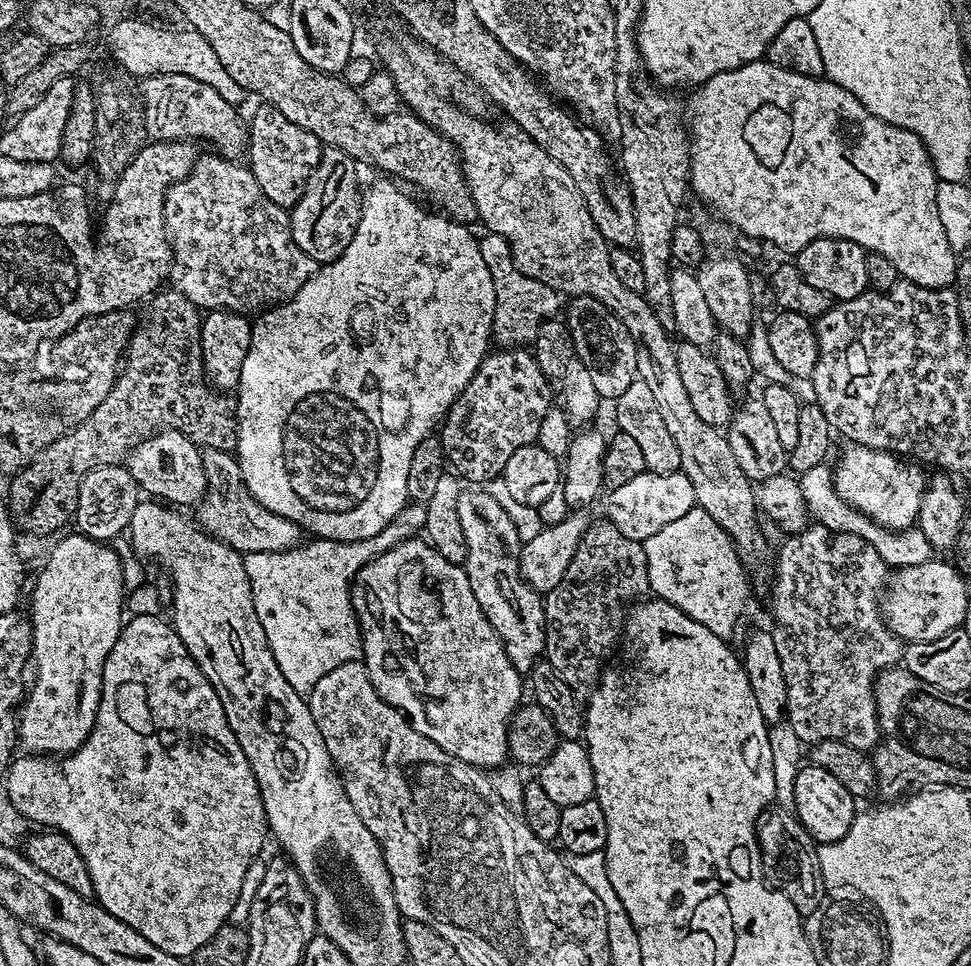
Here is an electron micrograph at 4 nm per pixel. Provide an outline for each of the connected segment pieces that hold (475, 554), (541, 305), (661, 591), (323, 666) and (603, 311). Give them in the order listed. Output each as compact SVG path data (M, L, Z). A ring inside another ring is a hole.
M485 490L479 492L461 491L458 498L458 522L462 522L462 530L466 538L468 553L462 565L470 582L470 590L474 590L474 598L478 598L478 606L482 606L482 614L490 622L490 626L498 634L510 662L522 674L531 673L544 654L544 602L541 593L533 591L520 576L521 540L516 533L516 524L506 512Z
M485 231L479 237L480 253L490 270L490 278L494 282L494 314L492 315L492 340L500 348L518 348L528 346L535 341L538 330L544 321L549 319L560 308L561 297L553 288L538 282L534 278L526 278L522 270L512 261L512 251L498 234Z
M697 506L690 510L690 514L682 514L682 518L674 518L670 526L662 526L658 534L643 541L643 546L648 567L649 589L659 599L668 600L674 606L678 606L678 610L694 618L694 622L706 626L710 634L731 637L731 632L736 628L736 619L739 618L740 611L748 600L748 576L744 573L745 561L740 559L726 530L722 530L722 526L718 526L718 522L714 522L714 518L706 514L706 510Z
M298 546L288 548L284 552L250 552L244 556L244 565L246 566L246 578L250 578L254 610L258 614L258 622L262 622L262 630L266 630L266 642L274 654L274 662L278 662L278 670L282 670L282 678L286 678L286 682L290 682L296 692L301 694L311 692L314 686L318 686L320 679L326 678L326 674L330 674L330 670L351 660L359 661L361 659L364 647L360 641L360 621L356 619L356 611L353 608L344 608L344 604L340 604L340 600L336 600L336 616L316 616L316 624L312 624L312 616L308 616L308 552L302 552ZM320 620L344 620L344 624L320 624Z
M577 296L571 303L568 316L566 315L566 323L572 332L572 350L575 359L580 360L582 366L586 366L586 371L590 373L590 378L594 381L594 390L598 390L600 397L608 402L615 401L616 397L622 394L622 390L626 390L626 386L630 386L630 382L637 379L636 342L622 326L619 318L612 315L603 304L587 296Z

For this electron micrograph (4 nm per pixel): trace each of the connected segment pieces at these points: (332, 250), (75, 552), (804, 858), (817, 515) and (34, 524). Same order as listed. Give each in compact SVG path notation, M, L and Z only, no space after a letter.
M325 147L320 153L318 166L306 182L305 192L290 209L294 242L298 250L315 260L317 265L335 262L356 232L362 201L362 184L360 186L356 177L356 168L357 161L351 156L337 148Z
M63 536L53 546L32 592L36 681L18 712L18 740L28 754L67 754L86 742L100 705L104 663L118 642L120 611L126 608L124 568L112 546L89 536Z
M769 806L756 819L756 842L760 846L760 859L771 883L779 888L790 902L807 918L818 905L825 903L826 889L822 870L818 866L818 847L811 834L800 824L792 808Z
M827 463L819 464L811 470L801 473L799 485L808 506L808 513L817 523L838 533L859 536L863 541L869 542L870 546L878 551L884 563L892 568L921 565L922 562L933 559L934 549L920 529L911 528L898 531L875 523L869 516L851 508L837 495L835 485L831 482L833 476L833 467Z
M175 290L157 291L147 301L144 317L139 317L138 327L128 341L126 355L116 374L116 381L102 403L86 418L81 419L73 432L65 431L50 446L46 446L26 467L11 477L6 503L13 525L32 536L59 533L64 523L76 514L76 495L84 475L103 464L120 464L130 449L157 430L171 425L183 430L192 443L201 449L217 448L232 452L236 446L236 410L233 401L211 387L204 379L202 346L200 345L201 309L190 298Z

